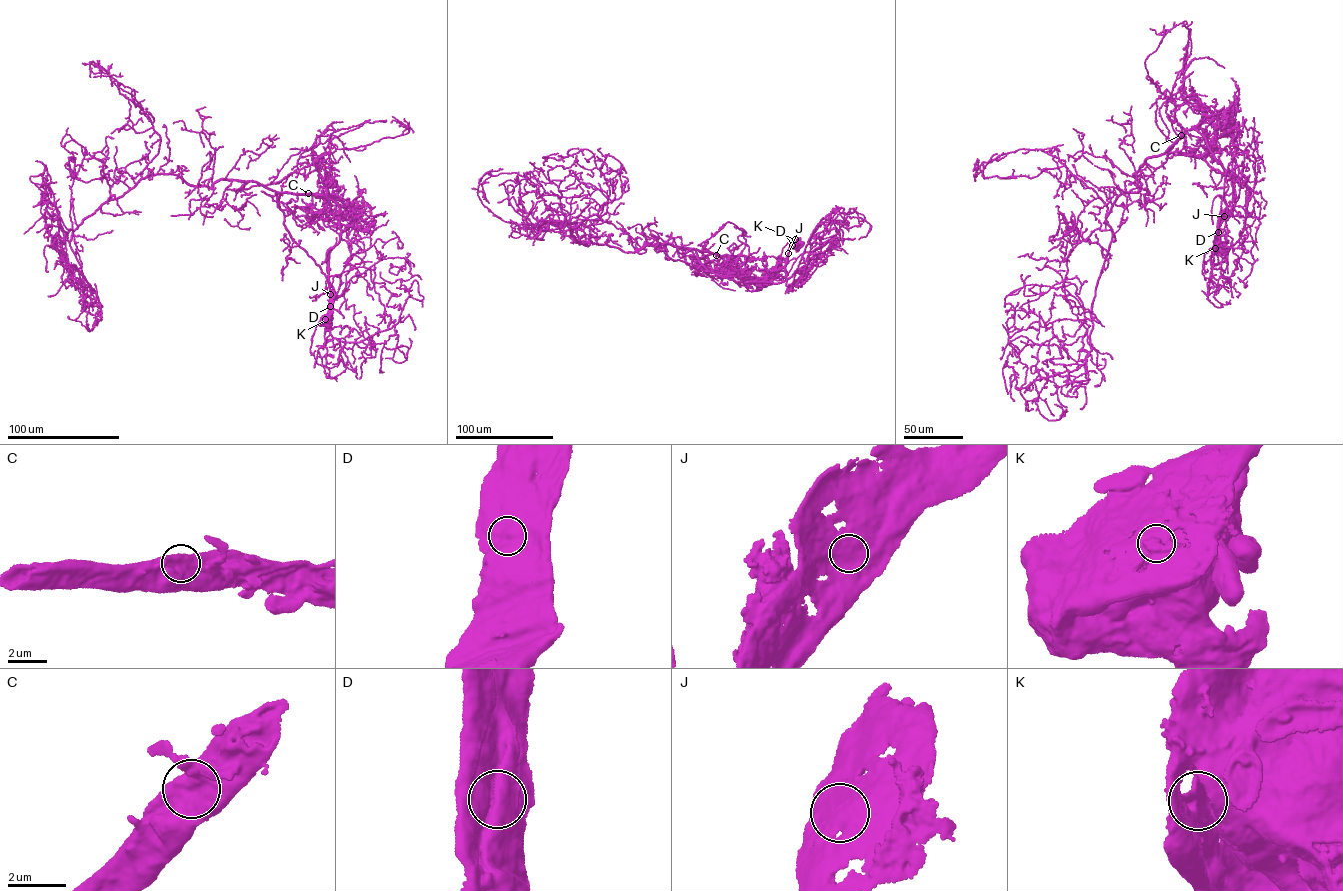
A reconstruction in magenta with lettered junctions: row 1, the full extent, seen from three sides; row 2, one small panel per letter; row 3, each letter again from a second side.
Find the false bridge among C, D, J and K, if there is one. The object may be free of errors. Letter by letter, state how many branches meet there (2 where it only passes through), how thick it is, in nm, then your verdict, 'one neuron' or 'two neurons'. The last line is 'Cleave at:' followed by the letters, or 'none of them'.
C: 1 | 900 nm | one neuron
D: 1 | 850 nm | one neuron
J: 1 | 900 nm | one neuron
K: 1 | 800 nm | one neuron
Cleave at: none of them

